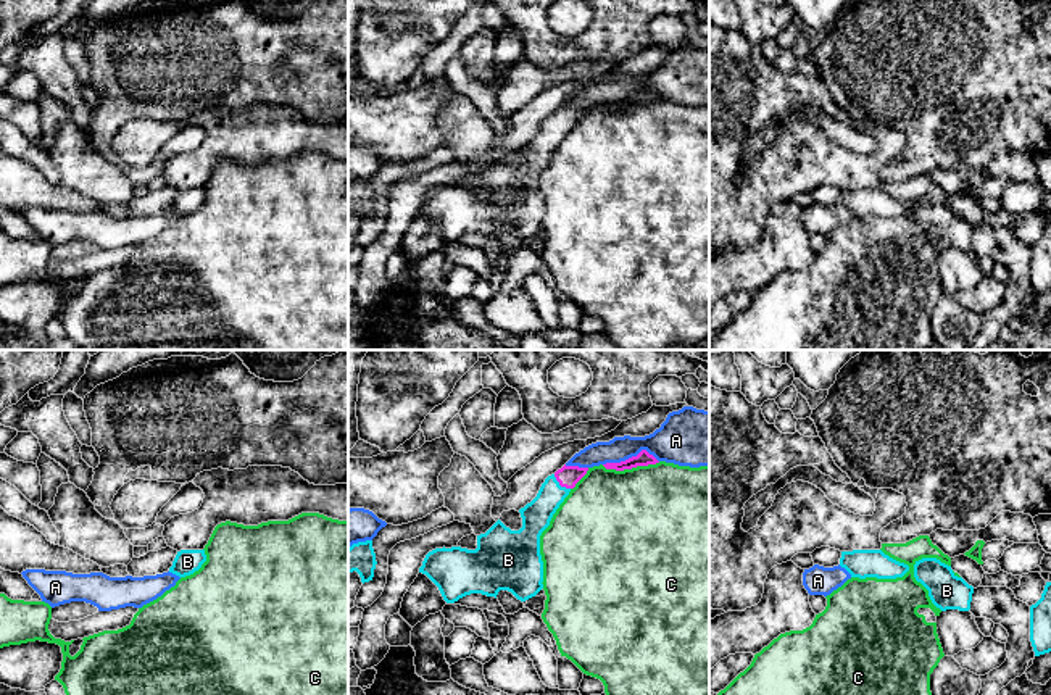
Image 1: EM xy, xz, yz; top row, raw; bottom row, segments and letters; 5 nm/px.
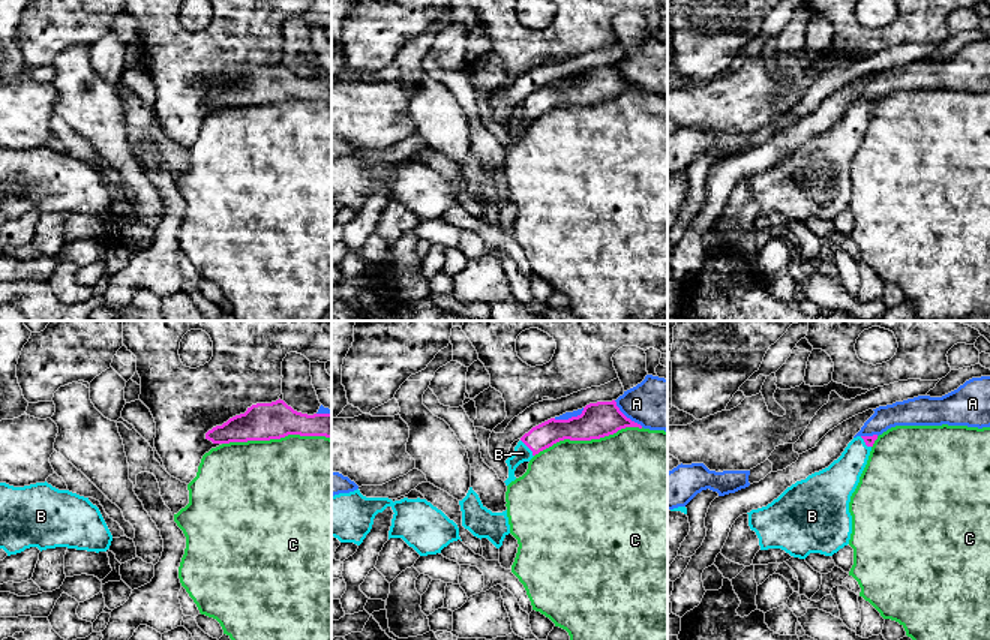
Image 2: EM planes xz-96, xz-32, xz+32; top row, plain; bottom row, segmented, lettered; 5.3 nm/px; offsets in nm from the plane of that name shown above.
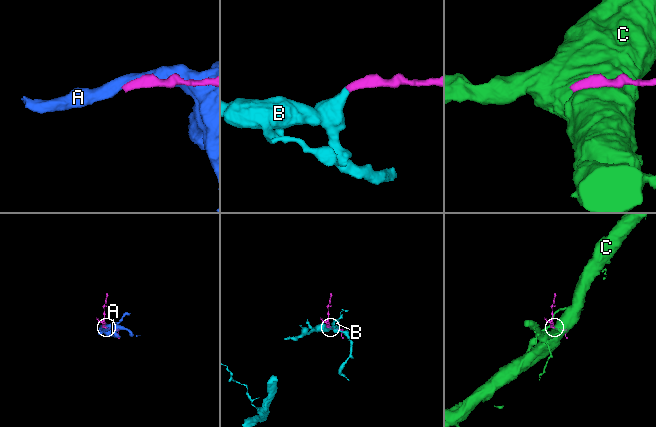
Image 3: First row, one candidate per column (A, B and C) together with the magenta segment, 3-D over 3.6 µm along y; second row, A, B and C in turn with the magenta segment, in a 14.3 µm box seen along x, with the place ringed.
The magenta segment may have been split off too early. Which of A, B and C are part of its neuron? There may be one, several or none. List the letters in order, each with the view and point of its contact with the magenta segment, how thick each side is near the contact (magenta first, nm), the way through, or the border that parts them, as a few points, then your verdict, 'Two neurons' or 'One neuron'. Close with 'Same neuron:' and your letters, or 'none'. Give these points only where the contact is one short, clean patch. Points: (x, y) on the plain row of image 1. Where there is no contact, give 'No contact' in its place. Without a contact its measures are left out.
A: Touches magenta at xz (632, 95). Thickness 80 nm (magenta) against 240 nm. Two neurons
B: Touches magenta at xz (560, 123). Thickness 110 nm (magenta) against 140 nm. Path across: xz (568, 115), (560, 123), (535, 155). One neuron
C: Touches magenta at xz (631, 107). Thickness 80 nm (magenta) against 500 nm. Two neurons
Same neuron: B

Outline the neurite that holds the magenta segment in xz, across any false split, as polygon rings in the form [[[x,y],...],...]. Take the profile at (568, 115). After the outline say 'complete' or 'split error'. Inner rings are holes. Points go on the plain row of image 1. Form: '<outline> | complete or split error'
[[[563,105],[548,114],[537,135],[519,148],[522,166],[511,169],[500,158],[477,174],[477,187],[435,187],[419,206],[440,229],[447,242],[471,232],[487,235],[500,229],[526,240],[543,227],[540,174],[569,131],[588,106]]] | split error

